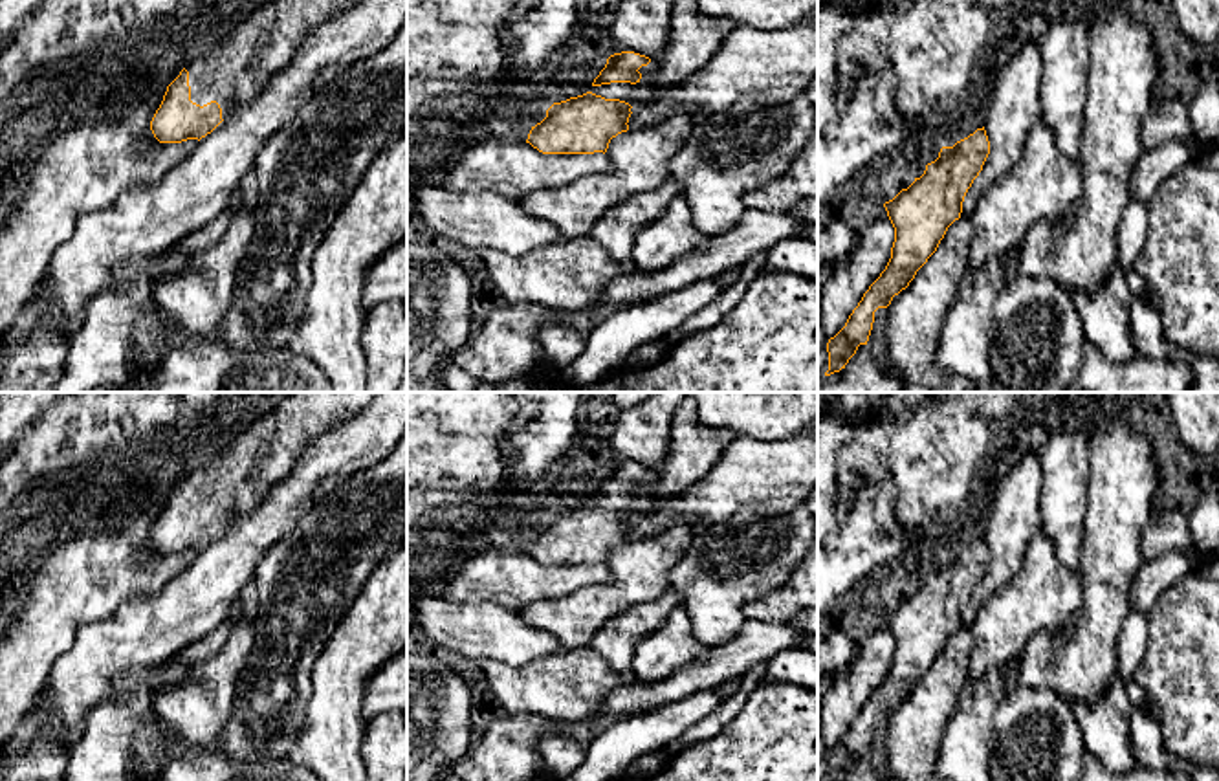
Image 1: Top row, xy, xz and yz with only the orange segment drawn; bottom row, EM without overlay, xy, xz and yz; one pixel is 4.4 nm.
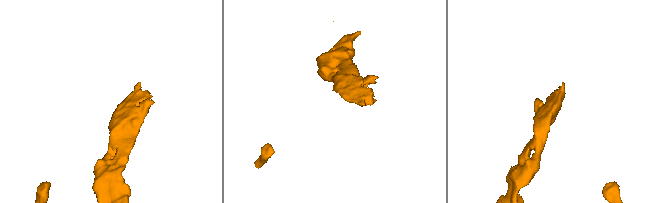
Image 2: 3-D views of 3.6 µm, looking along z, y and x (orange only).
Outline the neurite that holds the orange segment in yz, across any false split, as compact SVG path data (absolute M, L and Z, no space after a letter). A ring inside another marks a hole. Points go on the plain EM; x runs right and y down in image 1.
M983 537L953 557L942 557L920 588L884 614L895 638L891 669L845 737L829 750L829 781L845 779L858 757L867 755L874 722L887 719L937 662L948 638L961 629L964 607L988 565L990 552Z

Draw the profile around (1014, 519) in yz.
M1027 453L995 484L994 508L984 530L990 565L964 607L961 629L968 631L981 605L1021 570L1027 544L1041 532L1039 500L1039 455Z

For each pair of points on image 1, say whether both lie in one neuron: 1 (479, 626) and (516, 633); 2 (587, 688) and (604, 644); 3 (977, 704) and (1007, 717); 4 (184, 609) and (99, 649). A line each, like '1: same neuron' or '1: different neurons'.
1: same neuron
2: different neurons
3: different neurons
4: same neuron

